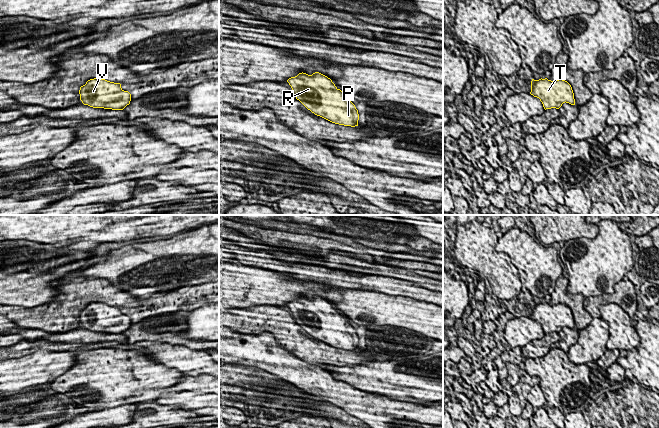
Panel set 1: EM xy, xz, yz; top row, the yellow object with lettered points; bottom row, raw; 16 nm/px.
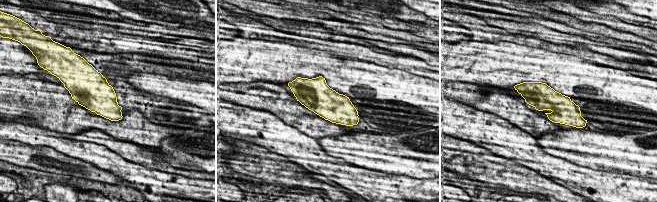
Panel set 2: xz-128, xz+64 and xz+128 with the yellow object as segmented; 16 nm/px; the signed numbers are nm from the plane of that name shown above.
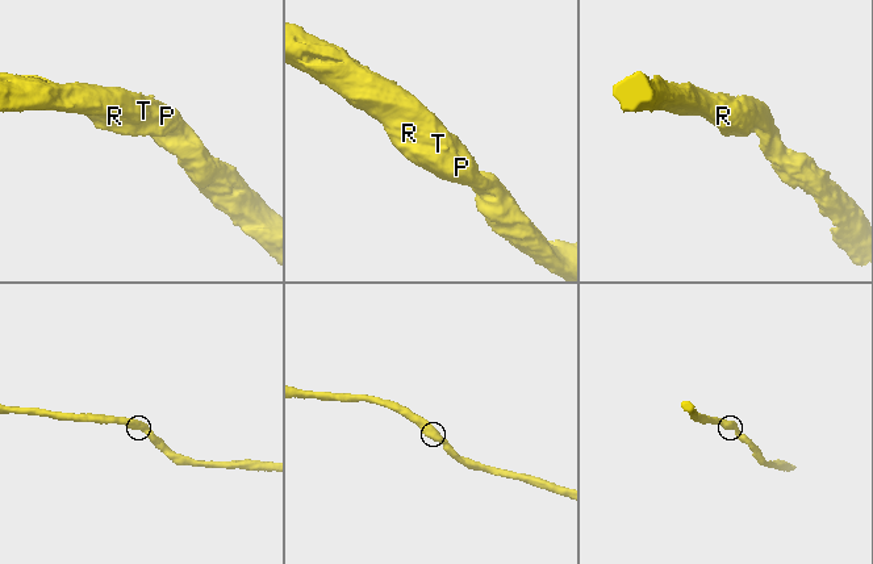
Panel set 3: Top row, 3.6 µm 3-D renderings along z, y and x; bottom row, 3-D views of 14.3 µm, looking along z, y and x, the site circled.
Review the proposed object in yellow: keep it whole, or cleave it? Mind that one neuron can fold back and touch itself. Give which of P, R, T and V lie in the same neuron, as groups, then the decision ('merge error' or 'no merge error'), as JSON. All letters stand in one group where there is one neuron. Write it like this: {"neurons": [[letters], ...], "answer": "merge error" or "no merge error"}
{"neurons": [["P", "R", "T", "V"]], "answer": "no merge error"}

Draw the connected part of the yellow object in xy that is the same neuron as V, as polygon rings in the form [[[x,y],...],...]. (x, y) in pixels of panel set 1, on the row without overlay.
[[[101,302],[90,303],[79,314],[80,324],[93,332],[123,334],[130,328],[131,318],[114,307]]]

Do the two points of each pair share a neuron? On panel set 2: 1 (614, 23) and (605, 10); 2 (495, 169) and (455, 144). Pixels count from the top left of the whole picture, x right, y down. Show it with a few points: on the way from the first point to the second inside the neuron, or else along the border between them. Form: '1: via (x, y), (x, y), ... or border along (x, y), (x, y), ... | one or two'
1: border along (608, 15), (612, 17) | two
2: via (485, 159), (471, 147), (465, 146) | one

